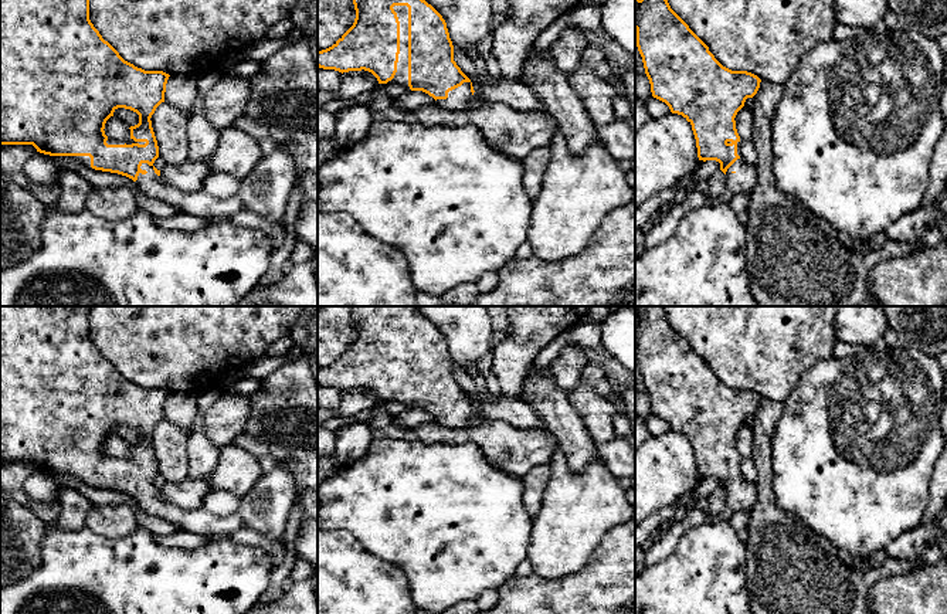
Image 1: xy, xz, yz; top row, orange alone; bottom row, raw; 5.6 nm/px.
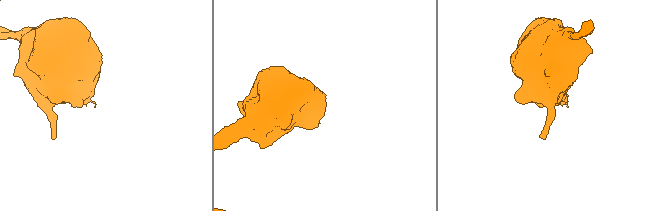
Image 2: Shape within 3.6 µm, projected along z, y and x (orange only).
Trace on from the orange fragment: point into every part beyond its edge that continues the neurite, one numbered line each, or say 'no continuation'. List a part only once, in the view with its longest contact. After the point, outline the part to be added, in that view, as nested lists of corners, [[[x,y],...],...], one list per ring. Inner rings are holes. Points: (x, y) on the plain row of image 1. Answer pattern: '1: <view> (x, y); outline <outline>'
1: xz (401, 393); outline [[[394,323],[400,339],[400,372],[397,380],[397,390],[387,403],[408,404],[408,325]]]

